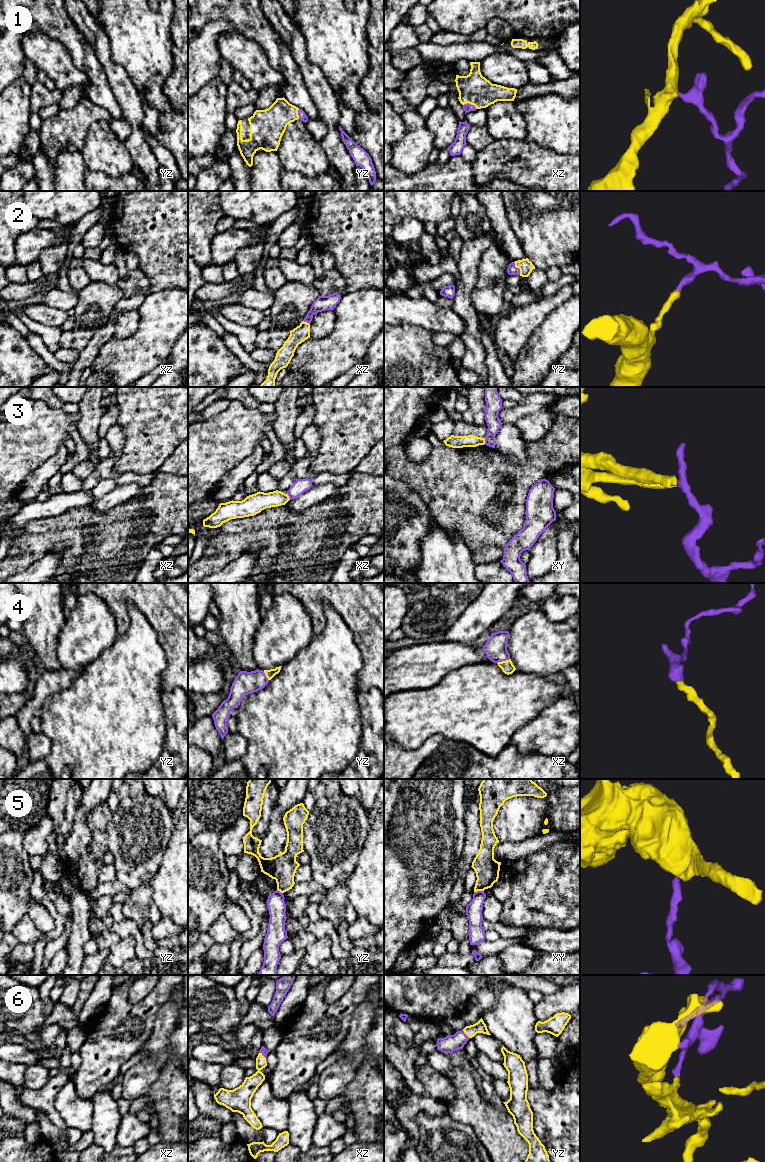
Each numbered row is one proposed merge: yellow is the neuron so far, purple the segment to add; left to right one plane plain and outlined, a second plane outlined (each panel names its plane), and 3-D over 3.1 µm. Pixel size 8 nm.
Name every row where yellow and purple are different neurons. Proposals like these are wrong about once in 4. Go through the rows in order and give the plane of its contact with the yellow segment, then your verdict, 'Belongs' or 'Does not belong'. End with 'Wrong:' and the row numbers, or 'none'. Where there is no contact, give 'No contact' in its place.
1: Touches yellow in xz. Belongs
2: Touches yellow in yz. Belongs
3: Touches yellow in xy. Does not belong
4: Touches yellow in xz. Belongs
5: Touches yellow in xy. Does not belong
6: Touches yellow in xz. Belongs
Wrong: 3, 5

